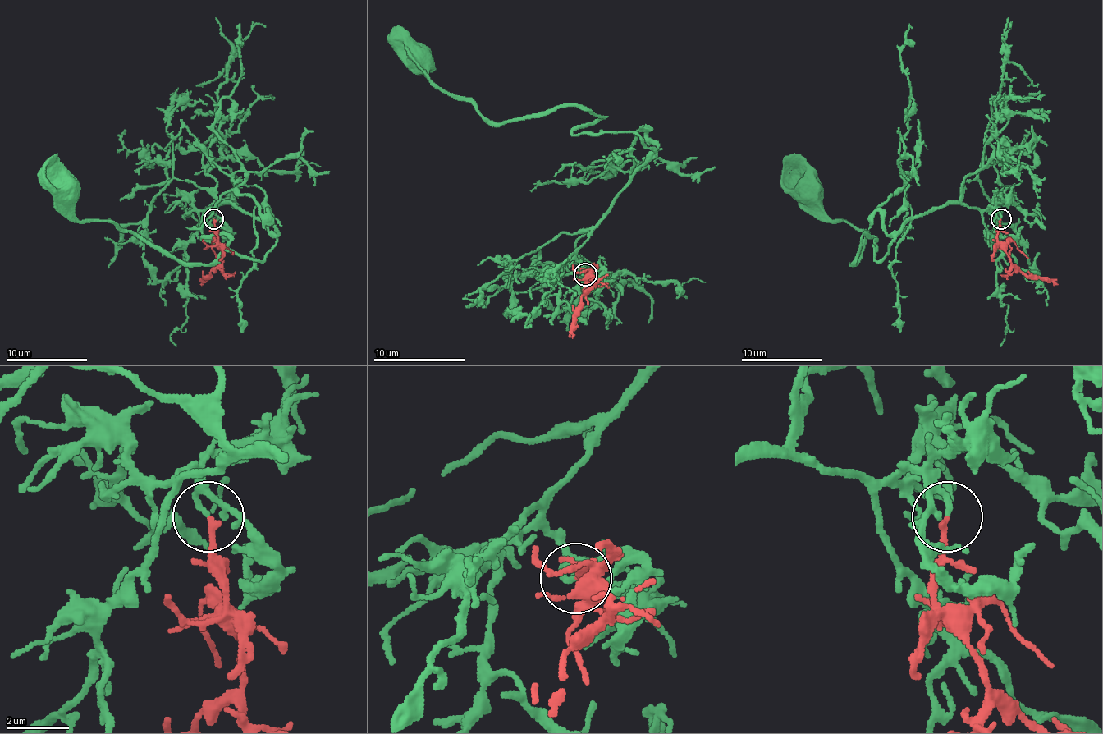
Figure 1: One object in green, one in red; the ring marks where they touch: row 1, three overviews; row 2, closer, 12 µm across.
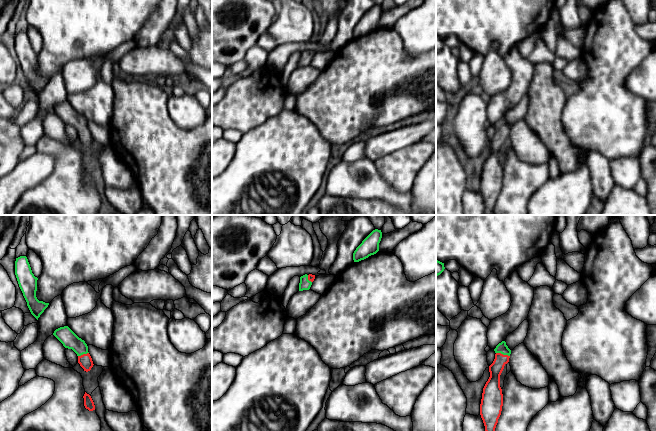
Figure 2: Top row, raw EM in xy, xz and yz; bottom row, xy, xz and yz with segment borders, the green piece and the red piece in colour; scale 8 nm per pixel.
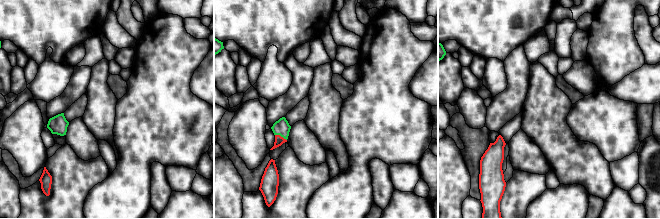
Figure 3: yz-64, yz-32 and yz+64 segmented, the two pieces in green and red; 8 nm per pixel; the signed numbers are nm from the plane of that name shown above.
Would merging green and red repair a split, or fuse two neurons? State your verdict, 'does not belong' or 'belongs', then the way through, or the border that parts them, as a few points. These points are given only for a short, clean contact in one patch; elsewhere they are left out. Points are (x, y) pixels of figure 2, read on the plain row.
belongs; runs through yz (502, 124), (503, 130), (496, 144)

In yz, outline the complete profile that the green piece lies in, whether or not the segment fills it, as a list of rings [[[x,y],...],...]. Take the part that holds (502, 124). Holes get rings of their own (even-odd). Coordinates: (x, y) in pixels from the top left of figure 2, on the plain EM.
[[[505,117],[499,119],[495,127],[495,135],[489,142],[490,153],[486,158],[480,180],[480,191],[485,202],[485,214],[494,215],[494,208],[503,182],[503,170],[500,163],[500,151],[509,138],[511,126]]]

